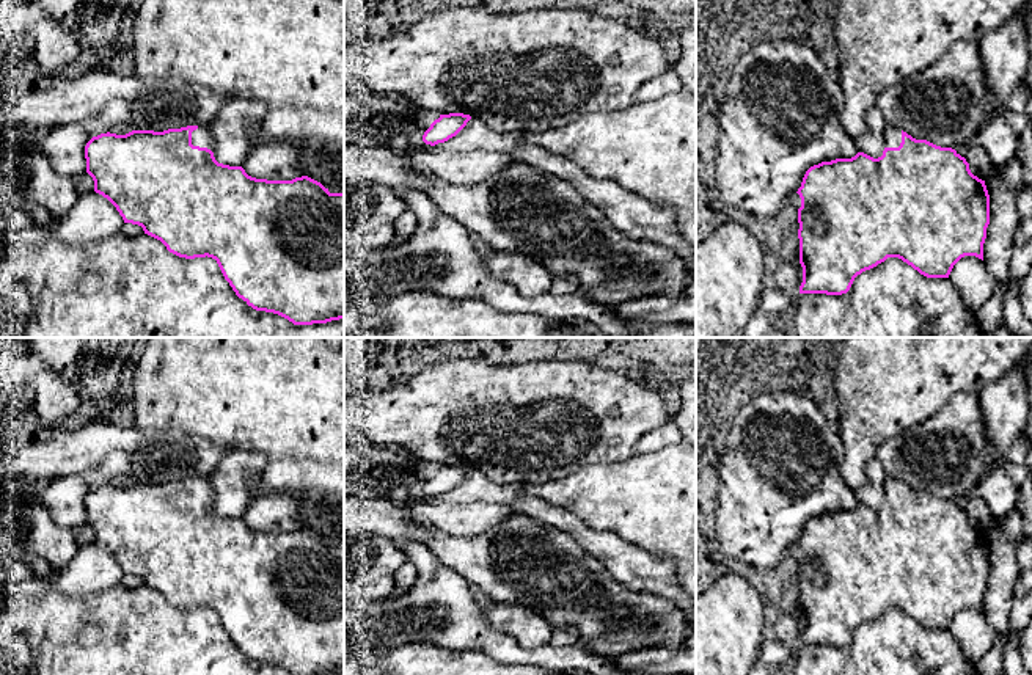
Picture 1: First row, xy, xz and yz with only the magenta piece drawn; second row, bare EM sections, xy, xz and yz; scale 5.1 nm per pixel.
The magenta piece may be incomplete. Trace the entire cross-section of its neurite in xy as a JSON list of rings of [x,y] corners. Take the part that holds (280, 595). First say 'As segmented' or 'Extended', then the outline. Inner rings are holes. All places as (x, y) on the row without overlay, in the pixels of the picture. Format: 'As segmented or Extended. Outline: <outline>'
Extended. Outline: [[[201,477],[101,485],[86,494],[85,510],[94,543],[116,559],[124,575],[141,578],[179,609],[215,611],[236,647],[253,661],[278,666],[292,675],[344,670],[344,545],[330,545],[308,527],[267,532],[248,527],[242,518],[218,515],[214,488]]]

